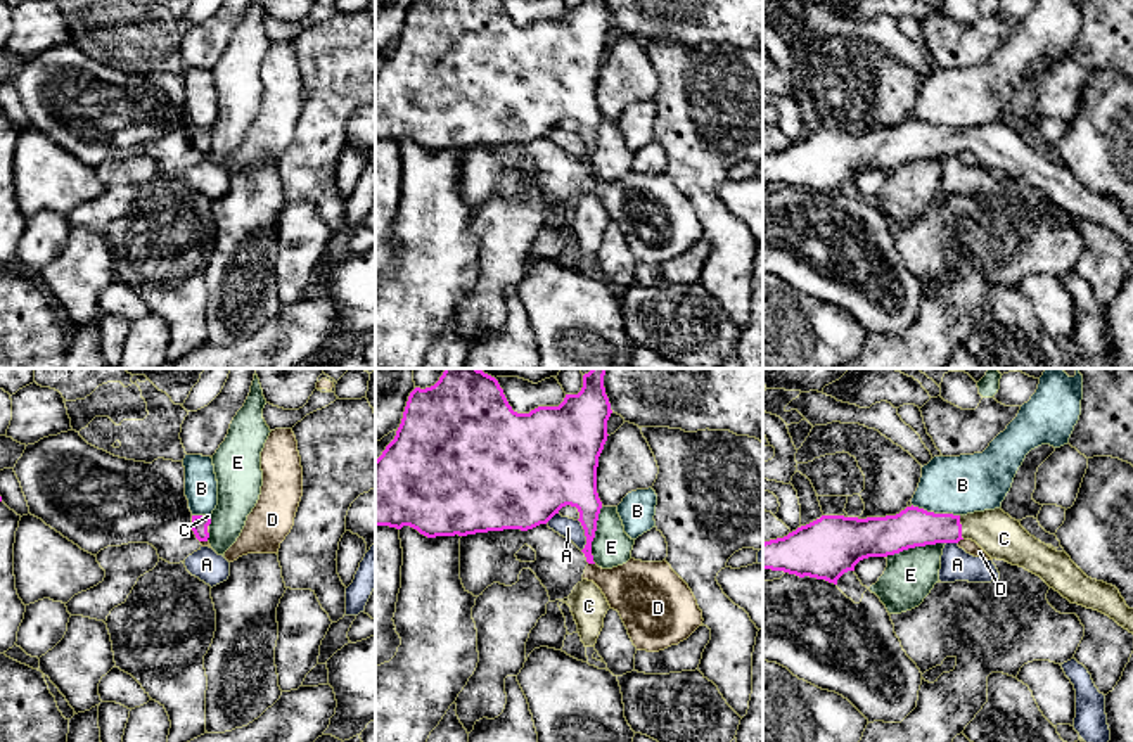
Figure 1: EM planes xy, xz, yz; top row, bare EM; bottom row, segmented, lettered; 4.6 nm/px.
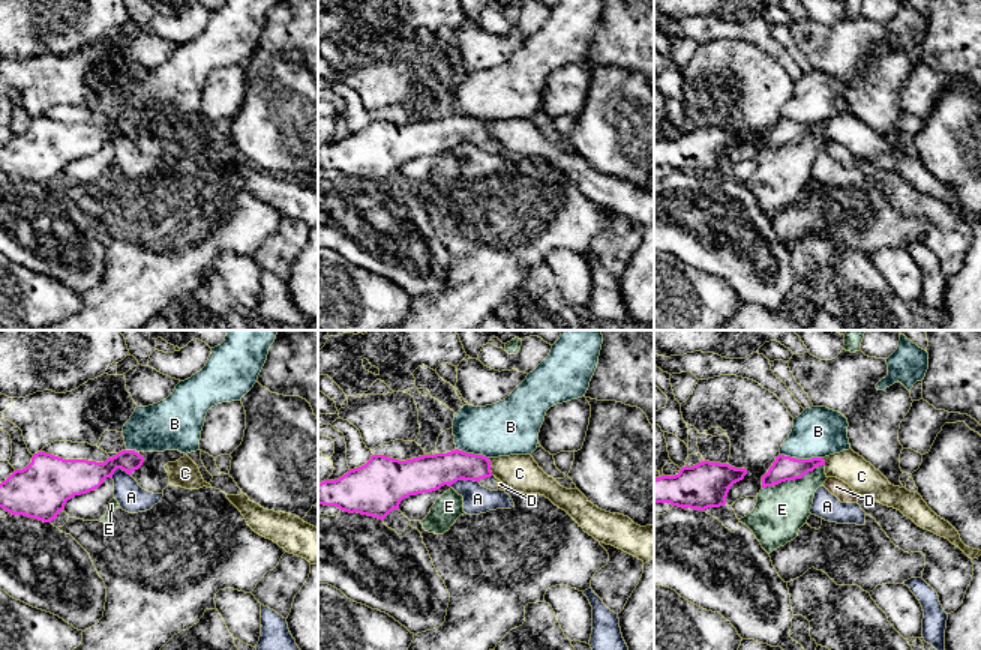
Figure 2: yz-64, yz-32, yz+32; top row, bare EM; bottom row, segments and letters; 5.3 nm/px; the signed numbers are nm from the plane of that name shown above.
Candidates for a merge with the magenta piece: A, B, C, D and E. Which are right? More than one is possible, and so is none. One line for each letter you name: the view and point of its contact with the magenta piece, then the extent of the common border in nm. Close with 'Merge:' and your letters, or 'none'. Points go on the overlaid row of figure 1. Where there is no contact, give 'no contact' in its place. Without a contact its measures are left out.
C: contact yz (960, 528); length 110 nm
Merge: C

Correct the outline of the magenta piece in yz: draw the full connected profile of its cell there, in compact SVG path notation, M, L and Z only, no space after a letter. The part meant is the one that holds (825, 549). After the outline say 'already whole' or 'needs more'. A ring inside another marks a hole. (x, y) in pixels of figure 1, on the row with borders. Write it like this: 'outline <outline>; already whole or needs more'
outline M912 505L886 517L822 515L784 538L765 541L763 569L837 585L863 559L960 540L976 541L991 559L1024 567L1071 604L1098 611L1133 633L1133 609L1116 586L1088 578L1066 552L1031 536L1002 509L953 515Z; needs more

